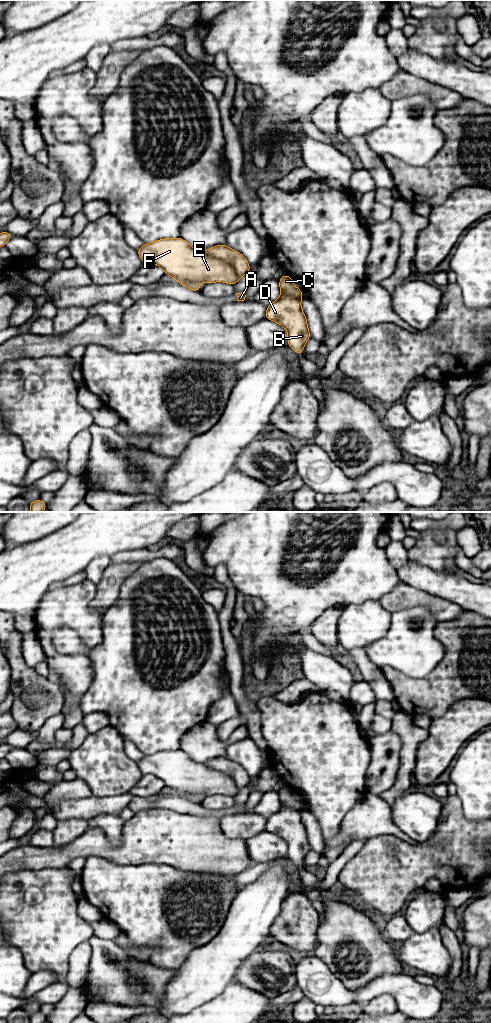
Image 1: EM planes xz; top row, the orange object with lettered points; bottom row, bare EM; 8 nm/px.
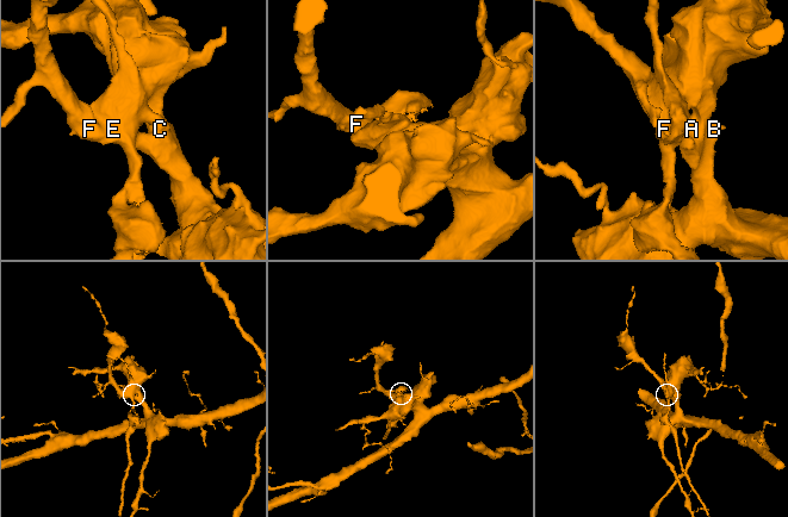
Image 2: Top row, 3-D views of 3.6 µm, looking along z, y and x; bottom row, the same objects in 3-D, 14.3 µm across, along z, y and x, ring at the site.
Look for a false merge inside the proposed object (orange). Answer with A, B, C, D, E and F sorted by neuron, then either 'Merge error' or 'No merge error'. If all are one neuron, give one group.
Groups: A C / B D E F. Merge error

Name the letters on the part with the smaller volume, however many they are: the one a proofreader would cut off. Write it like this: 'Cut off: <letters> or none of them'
Cut off: A, C

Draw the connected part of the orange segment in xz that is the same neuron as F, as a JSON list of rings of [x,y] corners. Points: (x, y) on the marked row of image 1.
[[[181,237],[144,243],[137,253],[143,263],[153,262],[178,283],[224,282],[235,286],[239,280],[229,264],[209,256],[206,251],[194,249]]]

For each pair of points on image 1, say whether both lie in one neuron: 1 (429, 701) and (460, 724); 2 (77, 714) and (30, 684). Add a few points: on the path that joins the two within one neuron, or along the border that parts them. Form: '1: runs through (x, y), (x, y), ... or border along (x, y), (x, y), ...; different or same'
1: border along (465, 699), (456, 701), (443, 714), (432, 719); different
2: border along (55, 683), (63, 695), (62, 712); different

